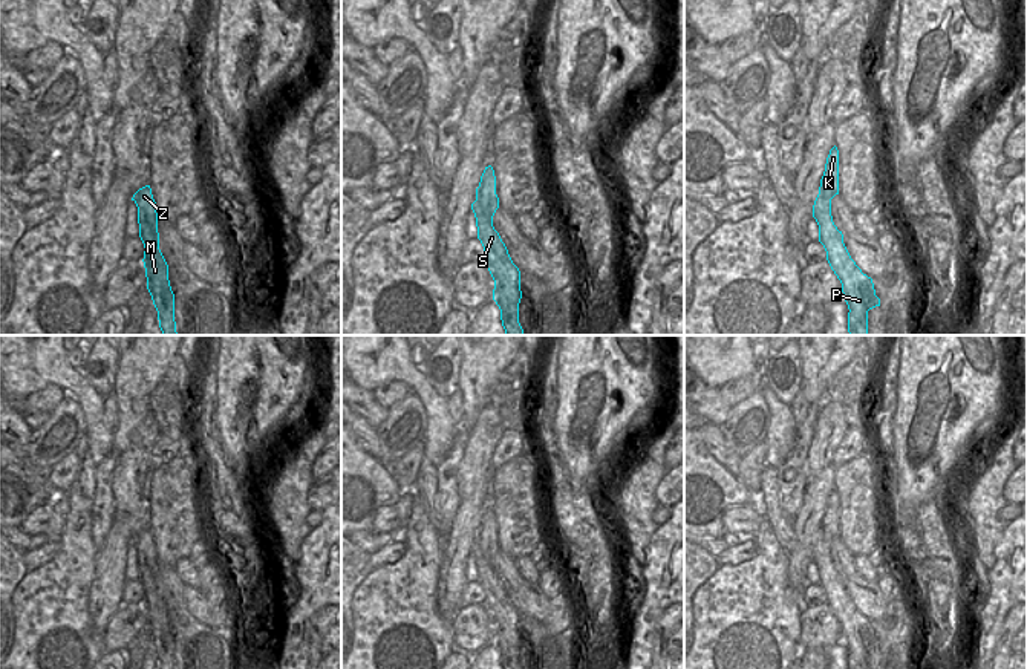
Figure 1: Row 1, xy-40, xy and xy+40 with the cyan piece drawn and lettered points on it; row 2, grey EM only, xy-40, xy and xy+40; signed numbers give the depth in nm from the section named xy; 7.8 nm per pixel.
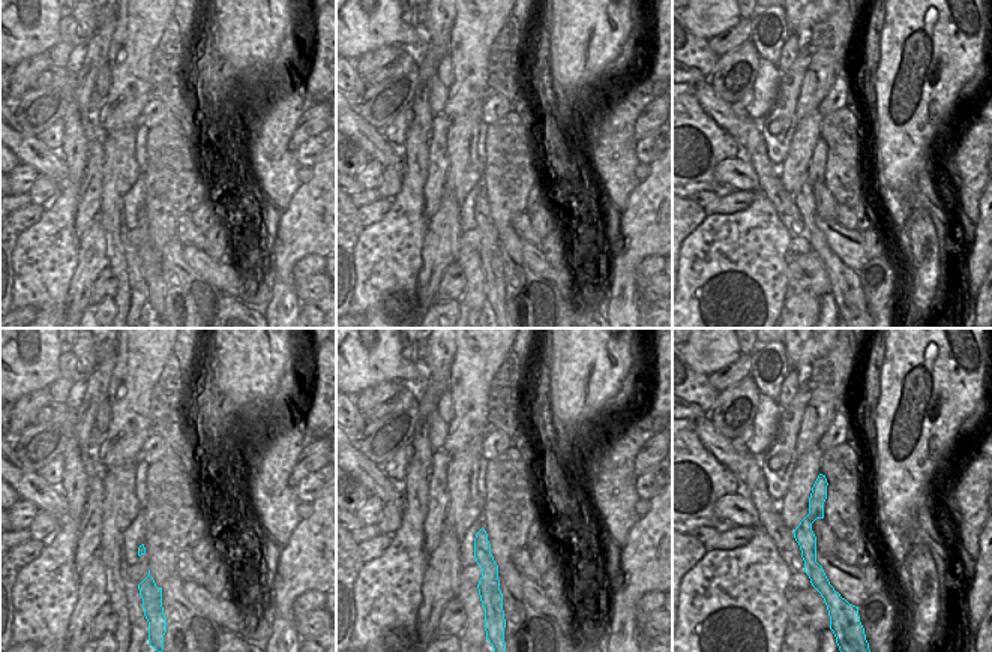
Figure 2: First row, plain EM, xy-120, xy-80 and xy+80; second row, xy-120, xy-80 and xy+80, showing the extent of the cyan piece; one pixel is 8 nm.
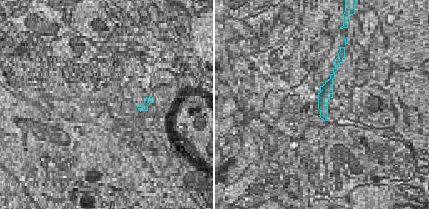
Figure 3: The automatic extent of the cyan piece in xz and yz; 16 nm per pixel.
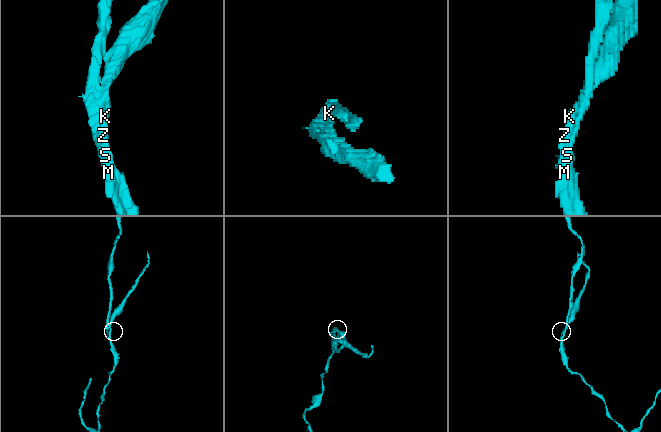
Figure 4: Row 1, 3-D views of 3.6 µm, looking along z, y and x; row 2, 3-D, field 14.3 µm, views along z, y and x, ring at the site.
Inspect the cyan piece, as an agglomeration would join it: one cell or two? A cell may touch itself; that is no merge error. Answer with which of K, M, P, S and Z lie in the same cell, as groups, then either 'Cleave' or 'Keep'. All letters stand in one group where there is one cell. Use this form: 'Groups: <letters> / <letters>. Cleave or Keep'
Groups: K / M P S Z. Cleave.

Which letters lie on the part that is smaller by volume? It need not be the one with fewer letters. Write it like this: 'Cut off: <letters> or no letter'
Cut off: K

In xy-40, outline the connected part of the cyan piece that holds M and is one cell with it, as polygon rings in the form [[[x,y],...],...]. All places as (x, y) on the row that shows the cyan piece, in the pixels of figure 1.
[[[150,185],[139,188],[132,201],[138,207],[139,237],[144,243],[147,289],[158,311],[162,335],[178,335],[174,321],[174,294],[168,280],[168,265],[159,250],[156,202]]]

